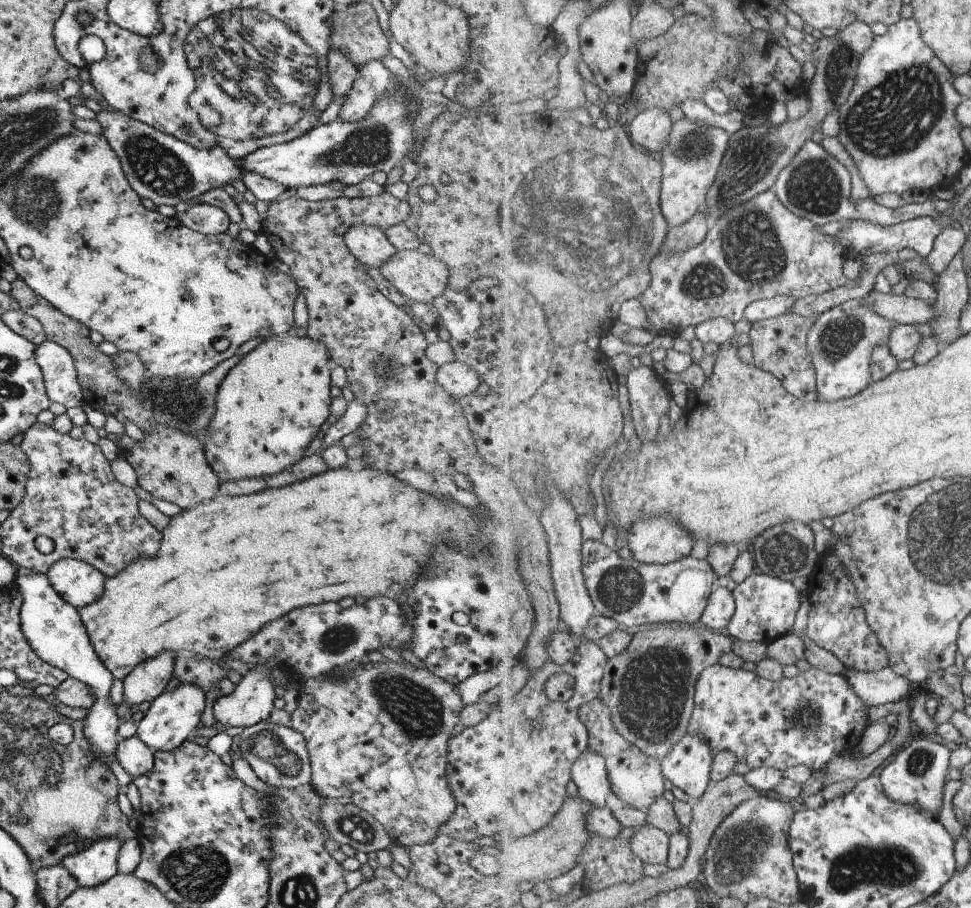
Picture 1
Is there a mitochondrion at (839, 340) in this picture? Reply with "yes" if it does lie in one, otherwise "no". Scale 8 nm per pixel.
yes

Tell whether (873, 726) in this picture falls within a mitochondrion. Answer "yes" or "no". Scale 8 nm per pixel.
no

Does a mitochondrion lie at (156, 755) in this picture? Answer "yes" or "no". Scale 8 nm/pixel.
no

